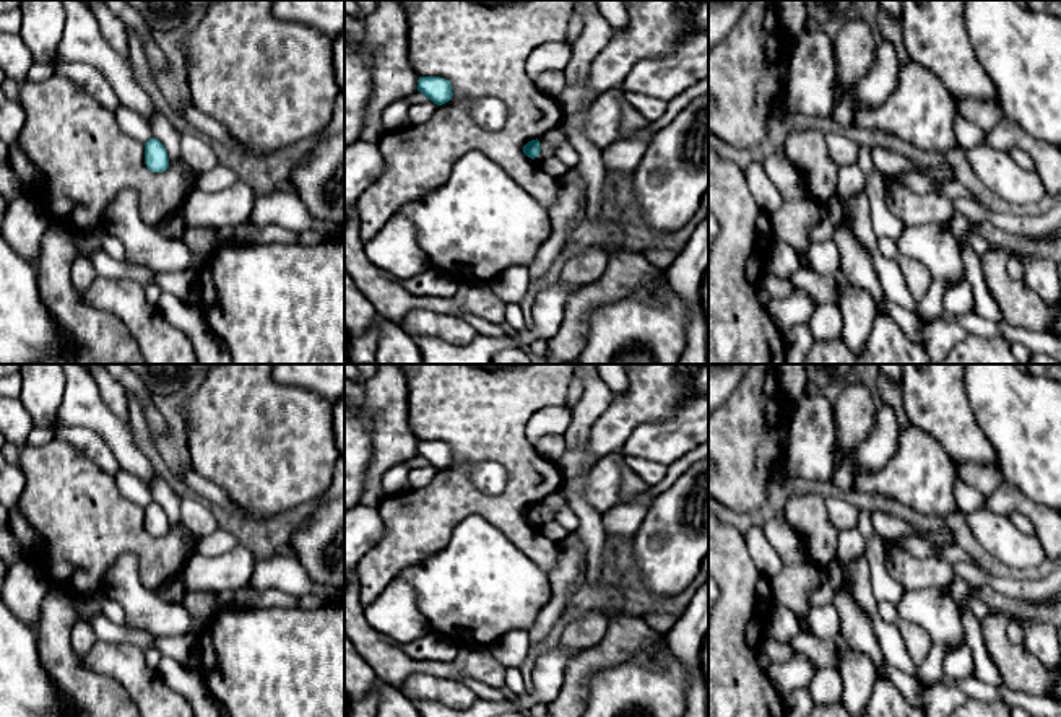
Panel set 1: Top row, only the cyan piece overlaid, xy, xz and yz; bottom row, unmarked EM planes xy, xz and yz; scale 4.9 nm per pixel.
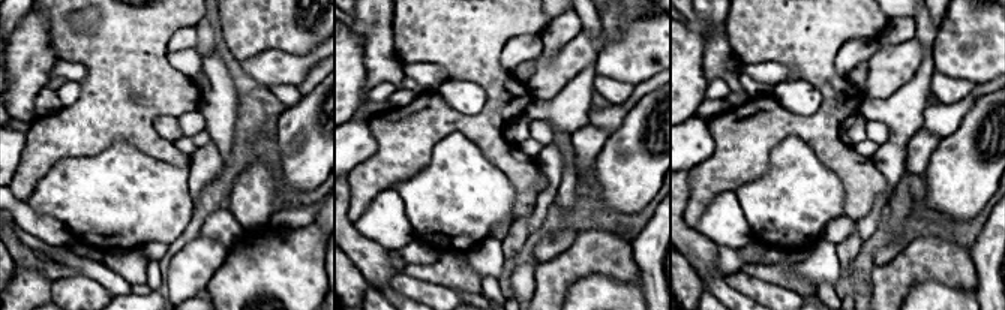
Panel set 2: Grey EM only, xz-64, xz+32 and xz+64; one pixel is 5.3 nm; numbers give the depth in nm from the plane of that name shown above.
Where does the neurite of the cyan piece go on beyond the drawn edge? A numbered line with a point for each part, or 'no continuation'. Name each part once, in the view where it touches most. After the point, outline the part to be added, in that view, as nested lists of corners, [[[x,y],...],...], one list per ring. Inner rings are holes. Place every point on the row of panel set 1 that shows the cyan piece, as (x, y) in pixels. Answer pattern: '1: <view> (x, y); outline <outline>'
no continuation

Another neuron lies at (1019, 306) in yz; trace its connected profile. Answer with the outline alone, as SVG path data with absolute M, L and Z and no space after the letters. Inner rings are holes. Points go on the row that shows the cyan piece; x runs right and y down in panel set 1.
M1001 246L981 257L985 285L994 298L1003 320L1033 332L1046 332L1061 319L1061 299L1048 304L1024 283L1014 281L1006 270L1009 252Z

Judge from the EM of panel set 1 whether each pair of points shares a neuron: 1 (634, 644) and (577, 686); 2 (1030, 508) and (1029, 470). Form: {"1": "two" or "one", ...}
{"1": "one", "2": "two"}

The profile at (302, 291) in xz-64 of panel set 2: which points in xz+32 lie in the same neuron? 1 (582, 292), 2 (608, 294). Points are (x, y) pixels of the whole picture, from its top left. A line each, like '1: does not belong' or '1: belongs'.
1: belongs
2: belongs

